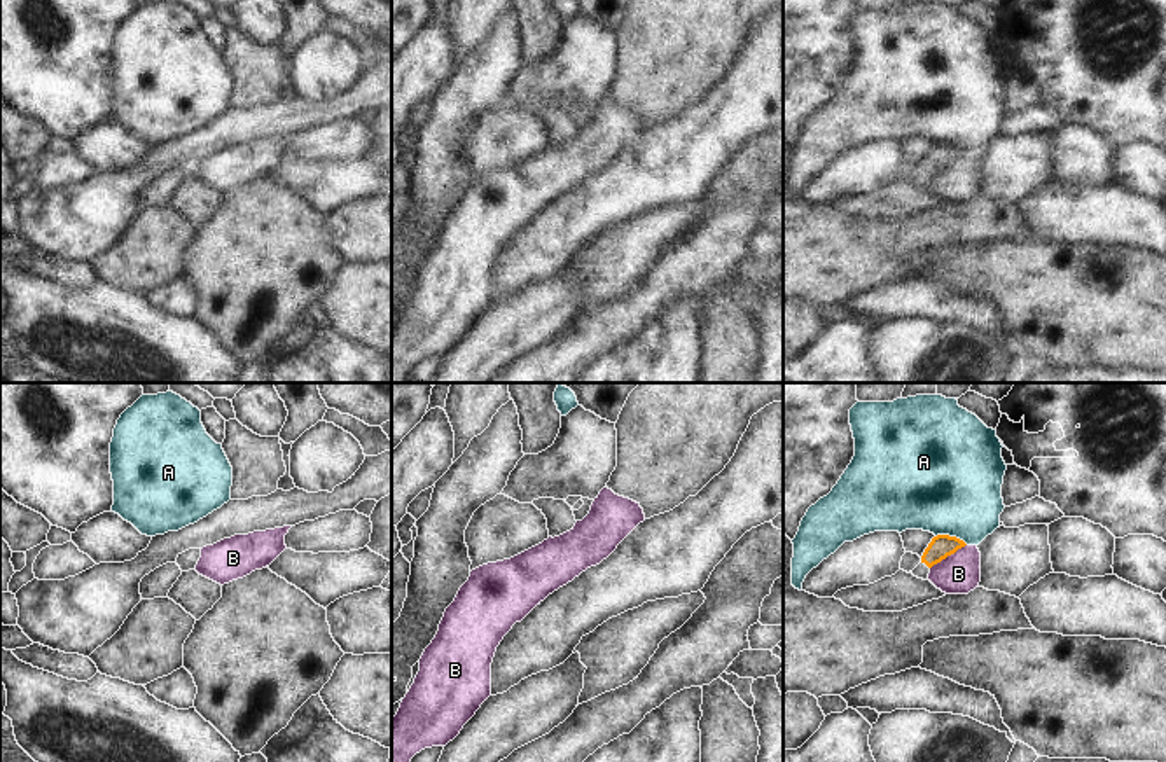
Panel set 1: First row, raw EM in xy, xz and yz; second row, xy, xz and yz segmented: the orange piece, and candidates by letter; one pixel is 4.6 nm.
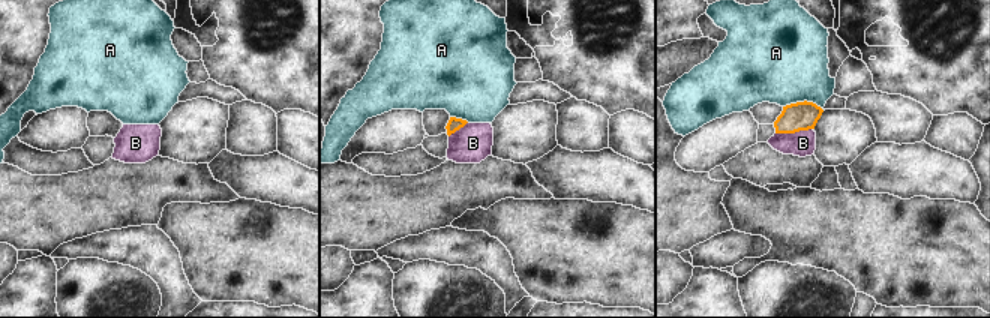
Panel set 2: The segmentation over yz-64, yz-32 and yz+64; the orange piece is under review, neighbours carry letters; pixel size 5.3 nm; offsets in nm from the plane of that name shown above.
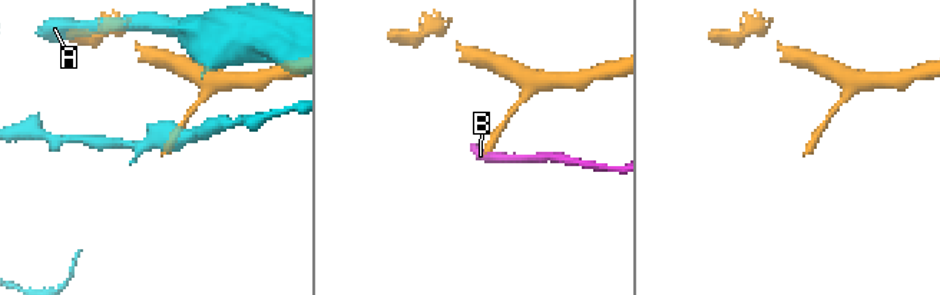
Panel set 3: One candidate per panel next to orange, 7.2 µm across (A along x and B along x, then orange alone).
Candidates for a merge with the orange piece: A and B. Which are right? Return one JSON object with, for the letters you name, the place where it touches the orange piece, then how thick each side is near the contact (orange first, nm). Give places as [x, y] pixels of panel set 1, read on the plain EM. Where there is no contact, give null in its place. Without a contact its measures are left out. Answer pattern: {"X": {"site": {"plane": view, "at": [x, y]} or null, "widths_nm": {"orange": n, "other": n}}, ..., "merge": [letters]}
{"merge": []}

